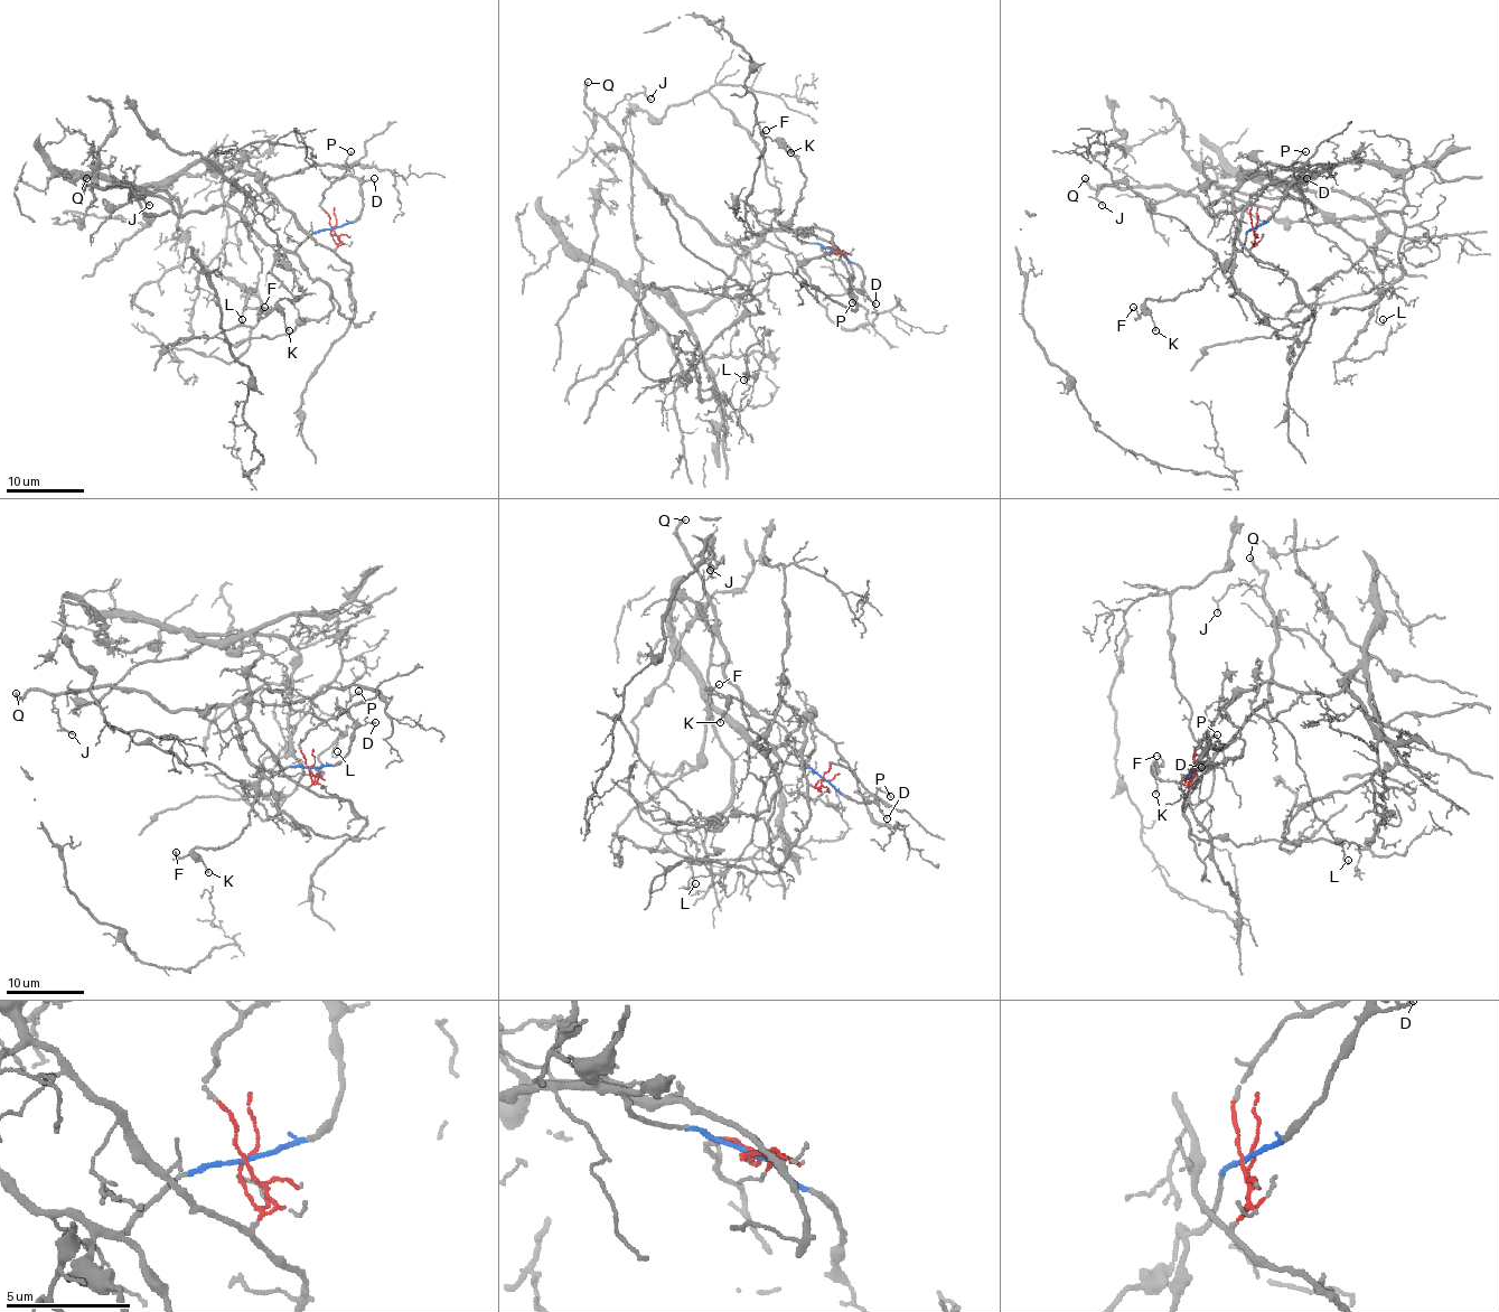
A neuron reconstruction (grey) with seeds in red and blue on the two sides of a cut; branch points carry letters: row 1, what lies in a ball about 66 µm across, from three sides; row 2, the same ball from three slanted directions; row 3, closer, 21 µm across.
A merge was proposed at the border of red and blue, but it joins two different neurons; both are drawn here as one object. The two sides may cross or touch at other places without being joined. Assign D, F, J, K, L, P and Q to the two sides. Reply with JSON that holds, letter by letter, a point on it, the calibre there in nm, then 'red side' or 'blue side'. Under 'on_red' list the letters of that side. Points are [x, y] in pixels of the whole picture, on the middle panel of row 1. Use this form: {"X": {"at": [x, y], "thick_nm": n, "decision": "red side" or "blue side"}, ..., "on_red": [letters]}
{"D": {"at": [876, 303], "thick_nm": 130, "decision": "blue side"}, "F": {"at": [766, 130], "thick_nm": 110, "decision": "blue side"}, "J": {"at": [650, 99], "thick_nm": 190, "decision": "blue side"}, "K": {"at": [790, 152], "thick_nm": 190, "decision": "blue side"}, "L": {"at": [743, 380], "thick_nm": 100, "decision": "blue side"}, "P": {"at": [852, 302], "thick_nm": 150, "decision": "blue side"}, "Q": {"at": [588, 82], "thick_nm": 300, "decision": "blue side"}, "on_red": []}

